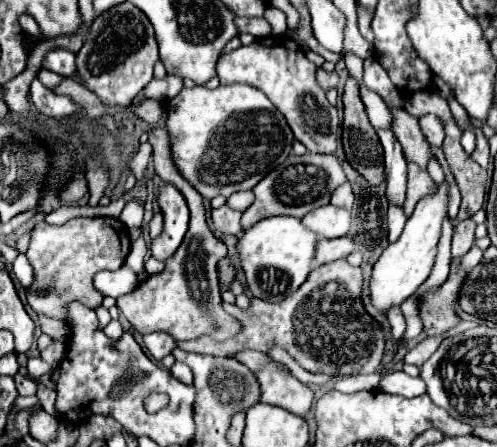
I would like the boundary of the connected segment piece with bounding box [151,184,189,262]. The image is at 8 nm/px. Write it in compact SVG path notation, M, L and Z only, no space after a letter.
M165 184L159 190L157 202L163 212L165 222L163 222L163 232L157 238L157 248L151 248L151 254L155 260L165 262L179 248L179 244L187 232L189 208L187 208L183 194L171 184Z

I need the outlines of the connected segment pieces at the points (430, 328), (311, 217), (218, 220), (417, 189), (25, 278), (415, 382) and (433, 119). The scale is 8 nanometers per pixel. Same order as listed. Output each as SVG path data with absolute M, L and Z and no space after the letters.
M453 258L449 280L441 288L437 288L437 292L431 292L429 296L425 296L425 300L421 300L421 318L429 336L437 336L459 322L453 310L463 278L465 276L457 276L457 258Z
M333 204L321 206L301 220L309 230L317 232L321 238L341 238L349 232L351 212L347 208L337 208Z
M221 206L221 208L213 210L211 218L213 218L215 228L223 234L235 234L237 236L243 230L241 228L241 212L231 210L229 206Z
M409 162L407 168L409 168L409 174L407 174L409 184L407 184L407 200L405 200L405 208L403 208L405 216L409 216L413 212L413 208L415 208L415 204L423 196L431 194L433 188L435 188L435 182L431 180L431 176L427 174L425 168L421 168L421 166L413 164L413 162Z
M19 254L19 256L15 258L13 268L15 268L15 276L19 278L19 282L21 282L23 286L29 286L31 280L33 280L33 274L31 274L33 270L31 270L31 264L29 264L29 260L25 258L25 254Z
M391 372L391 374L385 374L379 382L379 388L383 392L389 392L389 394L397 394L407 399L411 399L426 392L426 385L423 384L421 378L411 378L407 376L405 372Z
M425 114L419 118L419 124L421 124L421 130L427 138L429 144L435 144L435 146L441 146L443 144L443 138L445 138L445 128L443 128L443 122L439 116L435 114Z

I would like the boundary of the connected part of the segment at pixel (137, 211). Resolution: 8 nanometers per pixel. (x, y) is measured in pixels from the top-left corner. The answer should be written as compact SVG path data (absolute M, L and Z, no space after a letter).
M133 199L125 205L119 219L128 229L141 227L144 211L144 206L139 202L139 200Z

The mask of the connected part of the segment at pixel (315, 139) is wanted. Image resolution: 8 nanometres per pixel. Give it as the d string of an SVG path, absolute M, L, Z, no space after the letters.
M269 36L257 38L249 46L241 46L229 54L219 56L217 60L217 76L221 84L251 84L265 92L265 96L277 106L279 112L287 118L295 138L309 150L317 154L335 154L337 142L341 136L341 124L337 118L337 108L333 108L325 92L317 88L315 82L317 66L311 64L301 46L289 36Z

